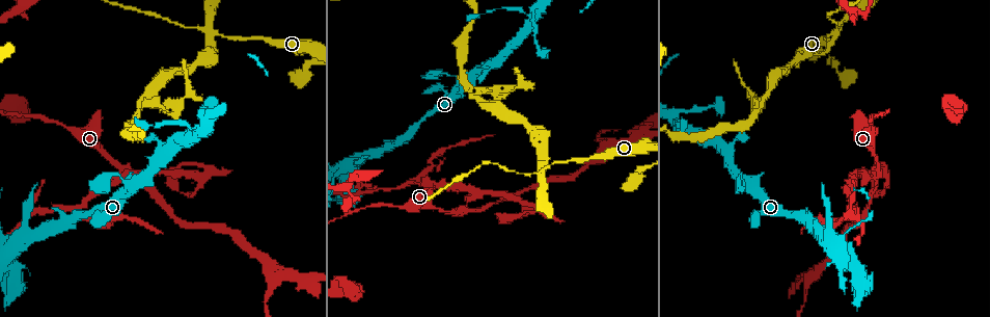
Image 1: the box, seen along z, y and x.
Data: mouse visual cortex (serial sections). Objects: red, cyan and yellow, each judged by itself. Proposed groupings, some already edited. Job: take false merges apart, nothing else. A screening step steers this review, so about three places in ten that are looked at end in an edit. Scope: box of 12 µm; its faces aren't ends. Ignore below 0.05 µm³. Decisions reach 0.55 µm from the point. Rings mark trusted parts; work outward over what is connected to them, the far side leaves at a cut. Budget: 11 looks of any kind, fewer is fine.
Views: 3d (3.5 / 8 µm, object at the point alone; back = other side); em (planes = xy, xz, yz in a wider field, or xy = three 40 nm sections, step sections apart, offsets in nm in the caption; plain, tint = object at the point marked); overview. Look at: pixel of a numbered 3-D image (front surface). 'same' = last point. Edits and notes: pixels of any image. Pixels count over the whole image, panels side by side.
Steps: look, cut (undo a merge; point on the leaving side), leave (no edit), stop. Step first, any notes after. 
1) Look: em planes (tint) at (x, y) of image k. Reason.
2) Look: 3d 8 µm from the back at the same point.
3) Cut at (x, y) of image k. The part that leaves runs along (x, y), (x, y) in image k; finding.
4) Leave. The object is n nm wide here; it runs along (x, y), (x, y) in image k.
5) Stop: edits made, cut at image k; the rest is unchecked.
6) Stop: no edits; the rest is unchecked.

Look: 3d 3.5 µm at (441, 74) of image 1. Sudden change in width.

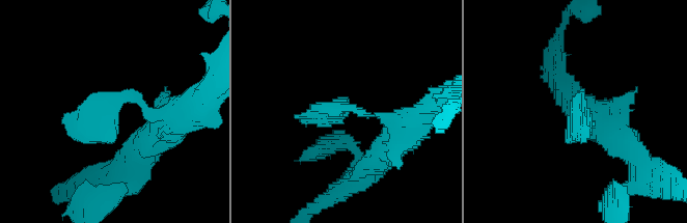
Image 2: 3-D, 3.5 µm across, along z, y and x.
Look: em xy step 3 (tint) at (343, 107) of image 2. Need the tissue.

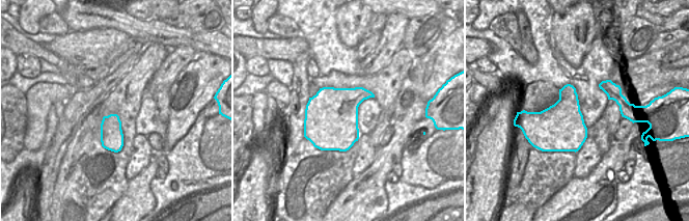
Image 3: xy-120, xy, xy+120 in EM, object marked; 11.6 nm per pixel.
Leave. It runs along (407, 129), (350, 108), (296, 115) in image 2; all the same cell.

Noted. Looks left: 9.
Look: 3d 3.5 µm at (875, 175) of image 1. Branch point.

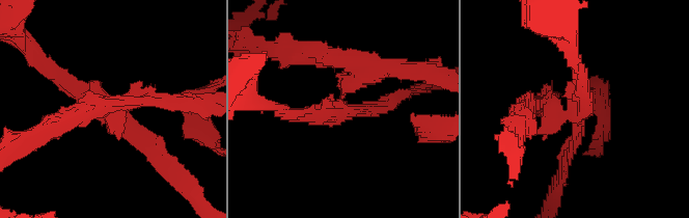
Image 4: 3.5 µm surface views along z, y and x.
Look: em xy step 1 (tint) at (109, 116) of image 4. 3 arms meet here; the arms are 200, 200, 200 nm wide.

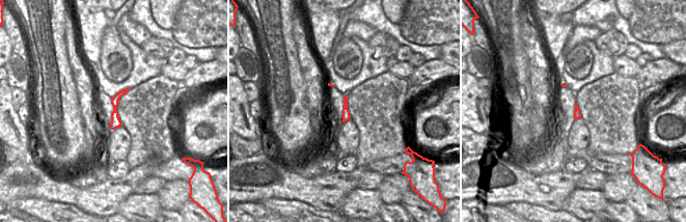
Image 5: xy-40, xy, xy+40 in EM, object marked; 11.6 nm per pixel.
Cut at (364, 77) of image 4. A second cell is stuck on.

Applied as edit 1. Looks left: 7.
Look: overview.

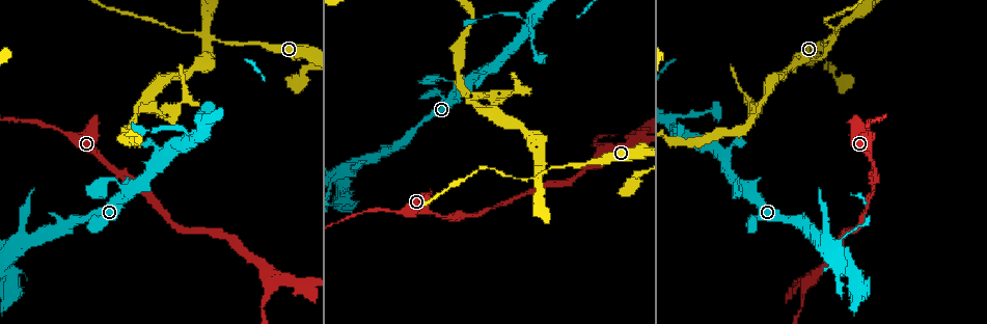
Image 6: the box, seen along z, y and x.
Look: 3d 8 µm from the back at (606, 150) of image 6. Three-way junction.

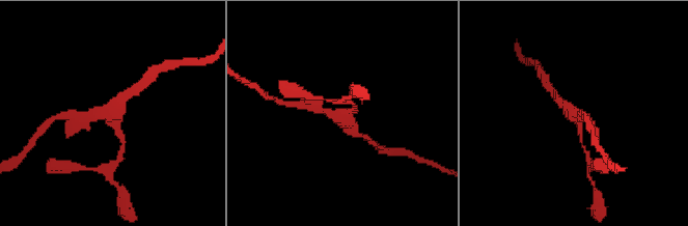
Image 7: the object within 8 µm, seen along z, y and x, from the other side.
Look: 3d 3.5 µm at (112, 114) of image 7.

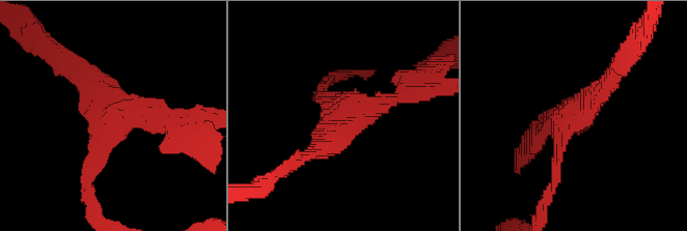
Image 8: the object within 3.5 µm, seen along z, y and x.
Leave. It runs along (309, 153), (408, 87) in image 8; all the same cell.

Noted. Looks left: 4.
Look: 3d 3.5 µm at (521, 18) of image 6. Three arms meet.

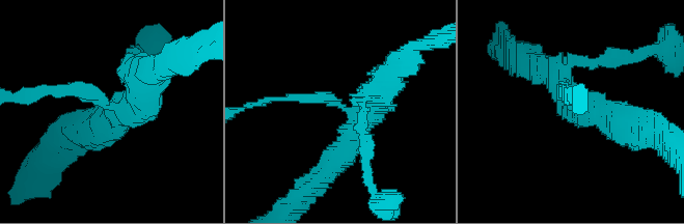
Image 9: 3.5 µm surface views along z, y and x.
Look: em xy step 3 (plain) at (107, 106) of image 9. 3 arms meet here; the arms are 150, 400, 400 nm wide.

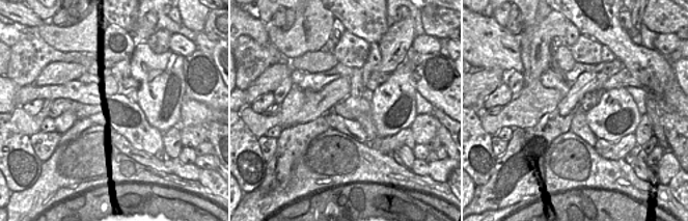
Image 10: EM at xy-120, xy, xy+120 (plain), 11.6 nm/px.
Look: em xy step 3 (tint) at the same point. With the object marked.

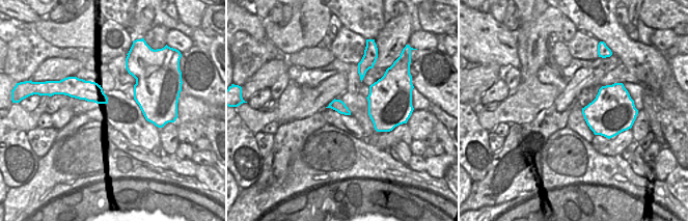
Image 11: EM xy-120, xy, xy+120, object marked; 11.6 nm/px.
Leave. It runs along (343, 154), (361, 118), (323, 98), (272, 98) in image 9; all the same cell.

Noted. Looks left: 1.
Stop: edits made, cut at image 4; the rest is unchecked.

